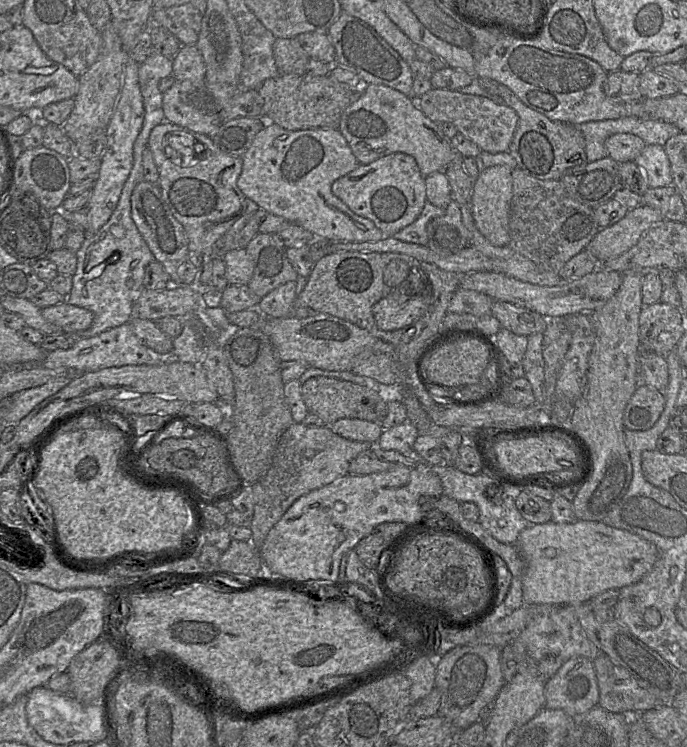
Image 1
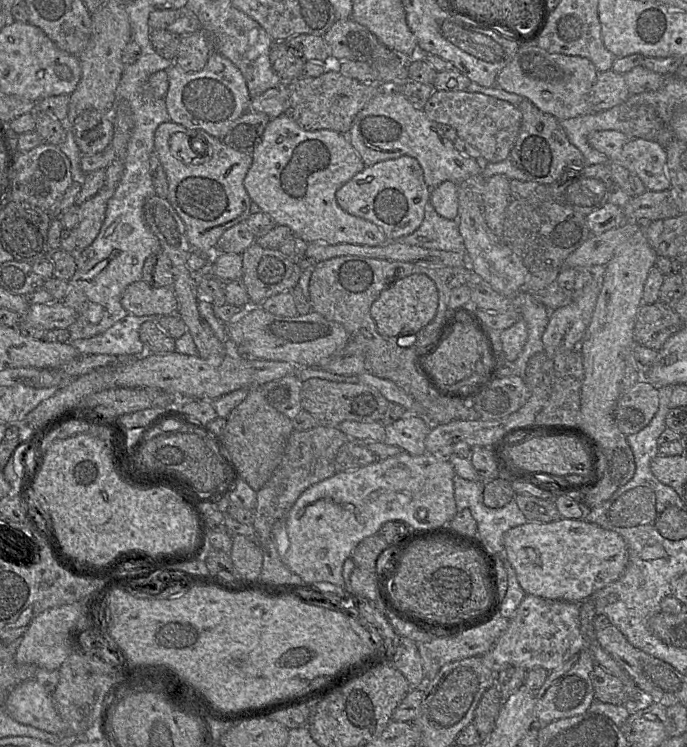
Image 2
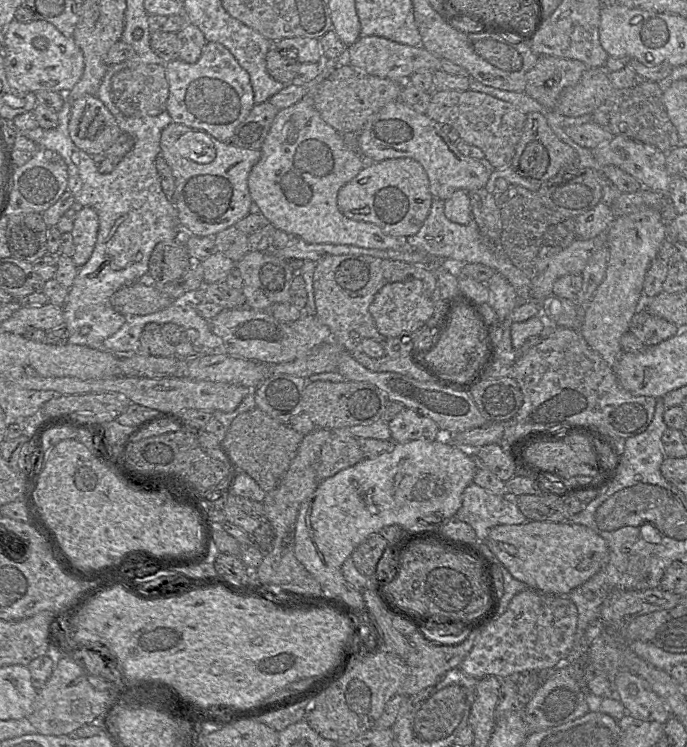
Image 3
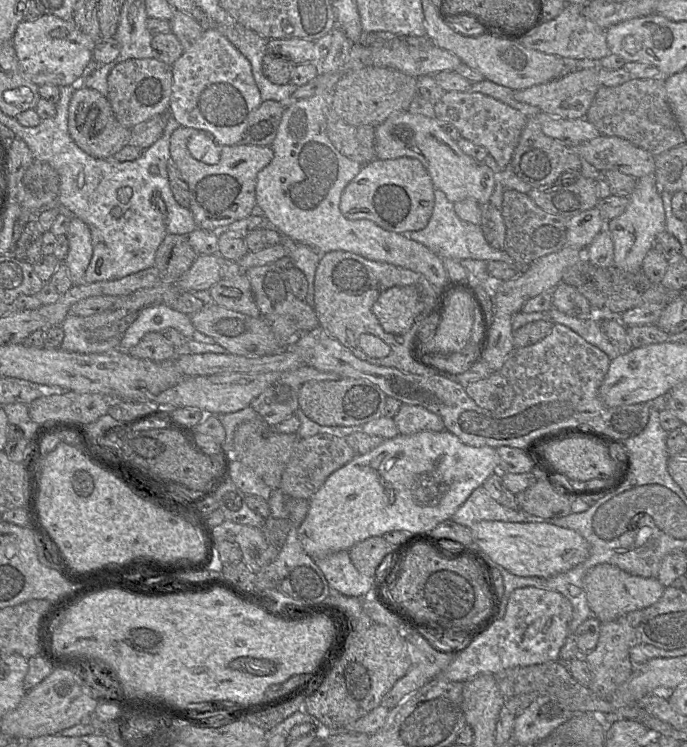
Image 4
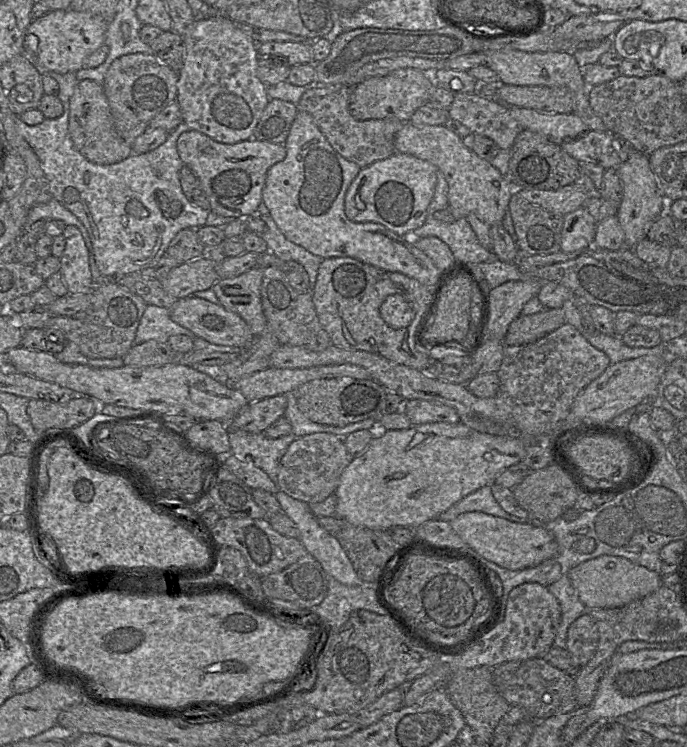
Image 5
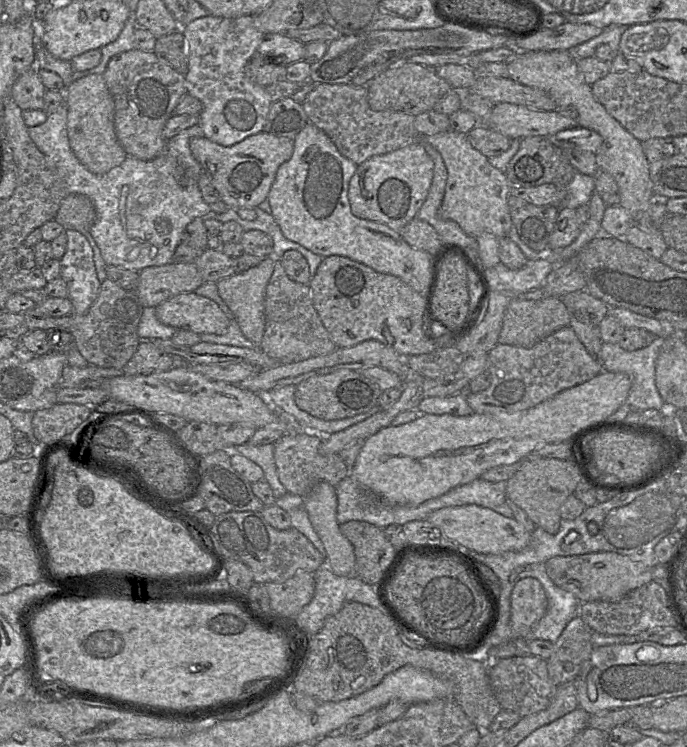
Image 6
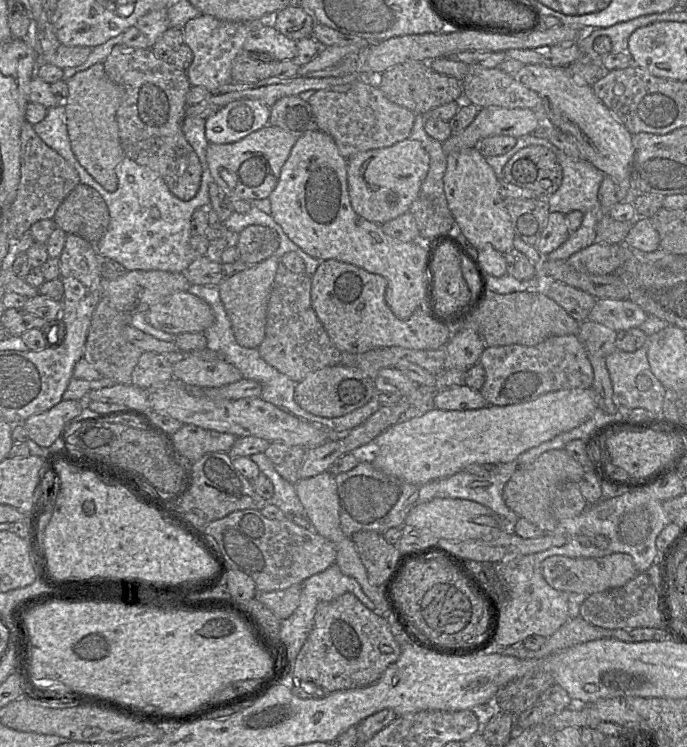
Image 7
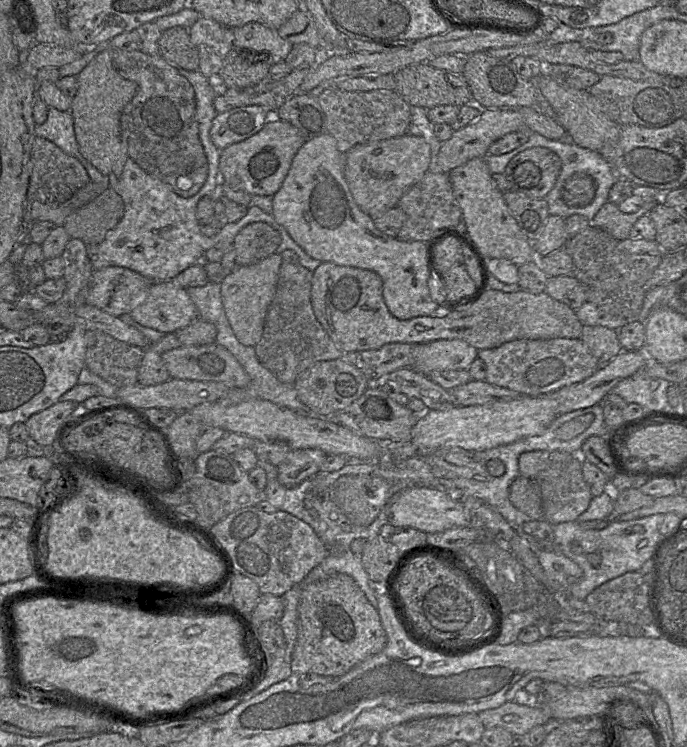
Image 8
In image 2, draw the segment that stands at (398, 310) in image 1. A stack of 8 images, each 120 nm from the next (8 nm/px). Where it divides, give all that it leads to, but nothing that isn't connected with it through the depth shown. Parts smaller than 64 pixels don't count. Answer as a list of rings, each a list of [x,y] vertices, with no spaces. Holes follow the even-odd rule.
[[[410,275],[383,290],[370,307],[370,315],[381,336],[394,337],[407,331],[419,331],[435,317],[438,292],[434,282],[426,275]]]

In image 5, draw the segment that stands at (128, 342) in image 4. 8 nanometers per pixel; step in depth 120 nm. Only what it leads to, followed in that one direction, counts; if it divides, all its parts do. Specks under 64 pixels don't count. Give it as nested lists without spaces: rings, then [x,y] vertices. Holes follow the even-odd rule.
[[[148,305],[137,328],[134,345],[149,340],[166,343],[171,336],[178,334],[194,337],[190,330],[171,319],[169,309]]]

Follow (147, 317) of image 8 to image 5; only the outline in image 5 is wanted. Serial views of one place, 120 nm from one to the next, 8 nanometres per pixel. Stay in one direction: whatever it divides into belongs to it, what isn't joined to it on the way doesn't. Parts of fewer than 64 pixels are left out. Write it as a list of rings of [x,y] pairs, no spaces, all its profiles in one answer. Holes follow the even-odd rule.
[[[194,295],[178,299],[169,310],[174,322],[190,330],[194,337],[203,338],[212,344],[246,348],[255,338],[238,314],[225,309],[221,304],[214,304]]]

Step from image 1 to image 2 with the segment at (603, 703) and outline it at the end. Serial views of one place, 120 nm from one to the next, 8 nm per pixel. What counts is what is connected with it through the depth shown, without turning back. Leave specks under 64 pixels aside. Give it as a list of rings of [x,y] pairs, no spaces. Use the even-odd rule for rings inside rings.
[[[596,663],[591,673],[591,680],[594,696],[600,702],[621,706],[629,702],[629,696],[622,681]]]

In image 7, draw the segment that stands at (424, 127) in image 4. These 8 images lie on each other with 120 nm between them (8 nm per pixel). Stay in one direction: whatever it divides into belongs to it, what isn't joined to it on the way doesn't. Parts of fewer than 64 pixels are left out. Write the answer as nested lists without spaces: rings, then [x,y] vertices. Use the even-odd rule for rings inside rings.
[[[465,148],[447,155],[444,194],[455,220],[455,228],[477,248],[492,246],[502,254],[514,248],[511,218],[500,193],[499,179],[478,150]]]

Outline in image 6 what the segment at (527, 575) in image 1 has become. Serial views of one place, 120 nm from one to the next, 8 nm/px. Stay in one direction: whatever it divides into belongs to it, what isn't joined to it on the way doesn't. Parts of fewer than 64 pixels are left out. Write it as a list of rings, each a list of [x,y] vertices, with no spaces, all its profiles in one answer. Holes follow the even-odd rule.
[[[475,504],[445,507],[431,512],[427,519],[450,540],[471,551],[482,554],[501,554],[524,549],[531,537],[514,518],[507,518],[489,508]]]

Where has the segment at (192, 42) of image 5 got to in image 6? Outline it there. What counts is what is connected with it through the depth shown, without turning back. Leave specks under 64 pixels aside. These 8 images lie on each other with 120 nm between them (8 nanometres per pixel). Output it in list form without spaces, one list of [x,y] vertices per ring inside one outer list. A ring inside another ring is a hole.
[[[206,15],[182,24],[180,30],[186,40],[189,60],[188,71],[185,75],[185,88],[188,94],[202,103],[198,124],[202,128],[203,136],[219,145],[232,146],[251,135],[262,132],[273,102],[265,88],[249,80],[245,74],[247,62],[257,53],[258,46],[265,37],[256,15],[236,18]]]

